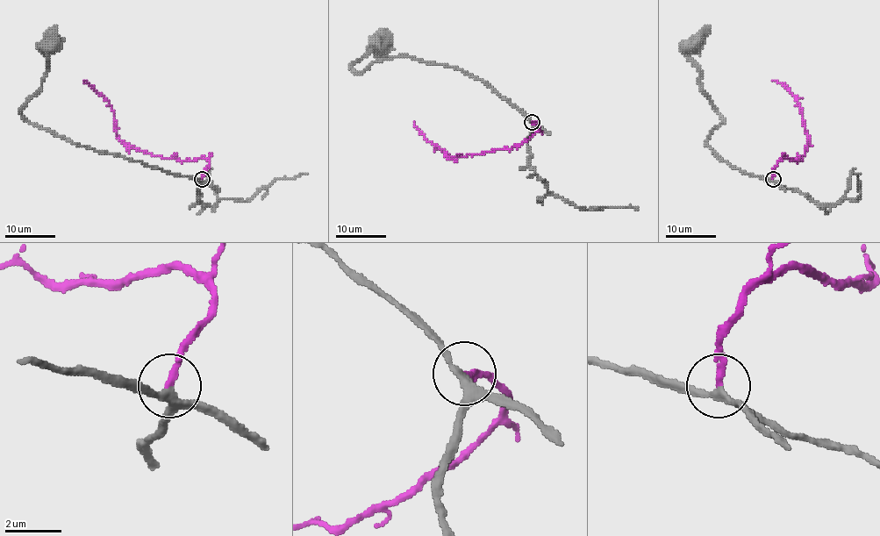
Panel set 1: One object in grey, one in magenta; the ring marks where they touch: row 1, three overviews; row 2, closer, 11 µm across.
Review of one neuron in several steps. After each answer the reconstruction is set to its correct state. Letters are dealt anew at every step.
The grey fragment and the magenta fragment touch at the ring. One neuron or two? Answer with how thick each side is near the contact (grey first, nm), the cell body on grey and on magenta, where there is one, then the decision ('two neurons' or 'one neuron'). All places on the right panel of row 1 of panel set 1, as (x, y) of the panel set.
calibres 240 and 220 nm; soma grey (694, 43); soma magenta none; one neuron

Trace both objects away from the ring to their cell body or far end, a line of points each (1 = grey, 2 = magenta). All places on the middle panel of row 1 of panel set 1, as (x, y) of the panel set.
1: (532, 122), (477, 78), (450, 66), (403, 56), (378, 60), (357, 74), (351, 66), (381, 42)
2: (532, 122), (539, 126), (533, 135), (511, 148), (450, 159), (425, 139), (413, 122)

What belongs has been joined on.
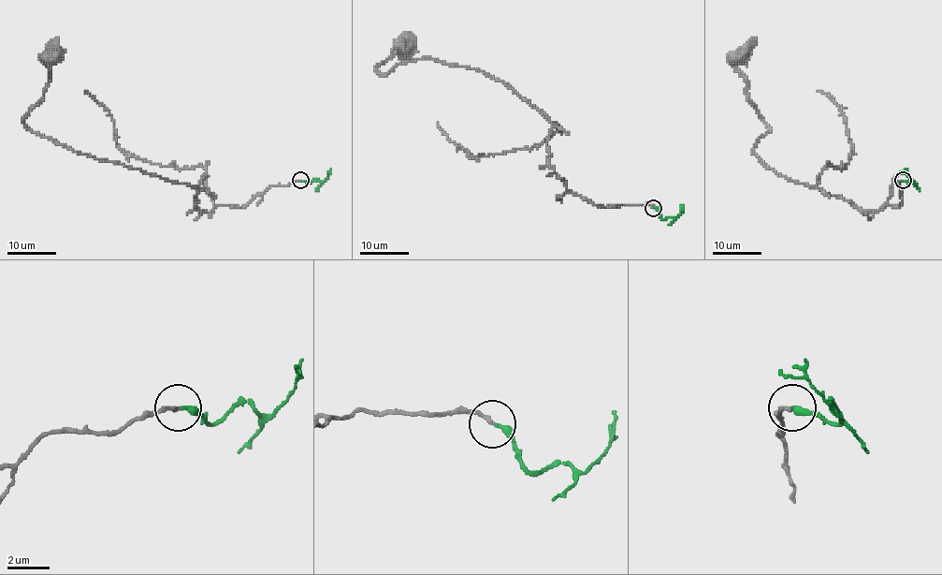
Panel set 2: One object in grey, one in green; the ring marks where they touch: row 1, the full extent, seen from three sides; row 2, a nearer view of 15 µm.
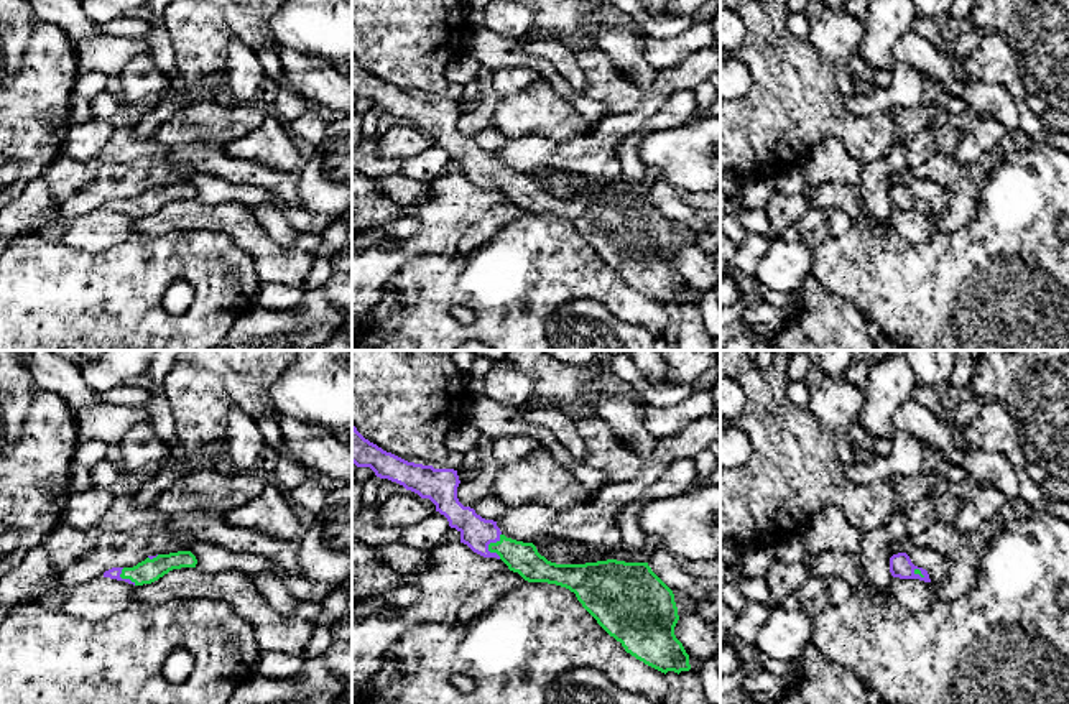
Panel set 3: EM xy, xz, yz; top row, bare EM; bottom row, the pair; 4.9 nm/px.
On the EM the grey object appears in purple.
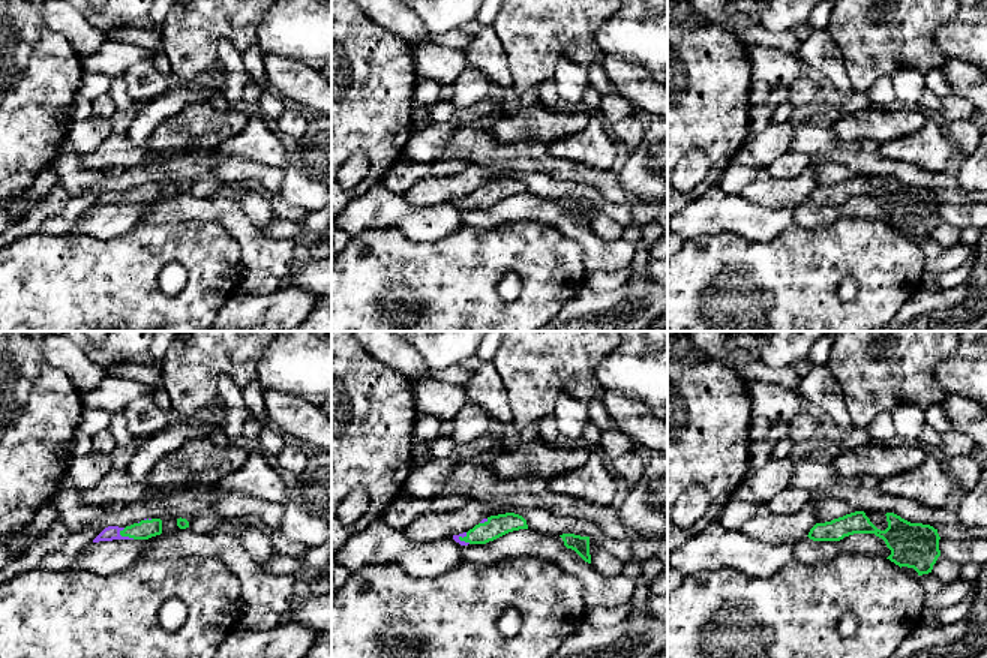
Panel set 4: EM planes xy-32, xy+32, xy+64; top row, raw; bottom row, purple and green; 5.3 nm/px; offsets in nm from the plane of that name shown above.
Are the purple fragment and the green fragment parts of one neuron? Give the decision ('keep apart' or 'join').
join

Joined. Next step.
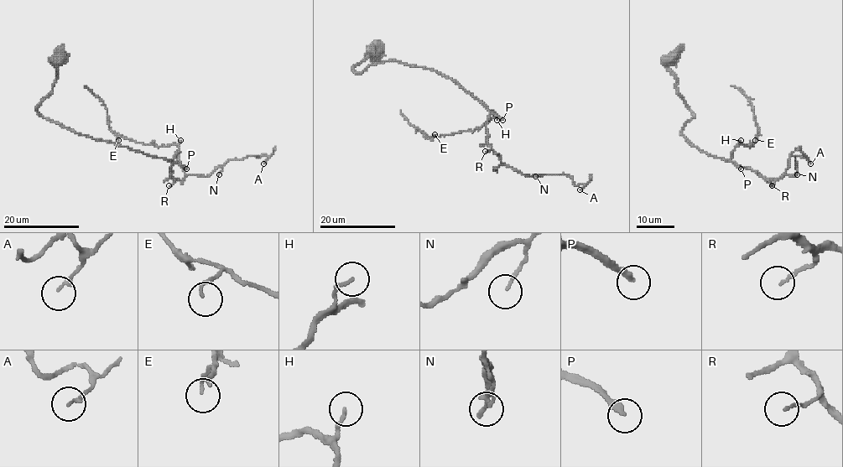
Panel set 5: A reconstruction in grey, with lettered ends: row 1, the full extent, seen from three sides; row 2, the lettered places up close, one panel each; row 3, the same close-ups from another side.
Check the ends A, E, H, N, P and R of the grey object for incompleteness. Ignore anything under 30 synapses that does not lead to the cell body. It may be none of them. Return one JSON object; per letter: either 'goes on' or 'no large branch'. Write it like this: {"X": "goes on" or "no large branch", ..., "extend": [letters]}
{"A": "no large branch", "E": "no large branch", "H": "no large branch", "N": "no large branch", "P": "goes on", "R": "no large branch", "extend": ["P"]}

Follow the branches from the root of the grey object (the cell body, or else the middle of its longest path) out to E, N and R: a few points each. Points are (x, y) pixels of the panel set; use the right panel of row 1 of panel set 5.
E: (672, 57), (668, 70), (694, 116), (681, 132), (689, 142), (731, 160), (737, 146), (755, 140)
N: (672, 57), (668, 70), (694, 116), (681, 132), (693, 146), (768, 179), (794, 176), (797, 167), (797, 174)
R: (672, 57), (668, 70), (675, 80), (677, 92), (694, 116), (681, 133), (698, 149), (749, 168), (772, 185)

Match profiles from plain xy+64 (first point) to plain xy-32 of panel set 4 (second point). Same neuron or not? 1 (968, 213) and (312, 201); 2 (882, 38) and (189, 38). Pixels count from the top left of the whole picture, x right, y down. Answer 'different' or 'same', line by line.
1: different
2: same

